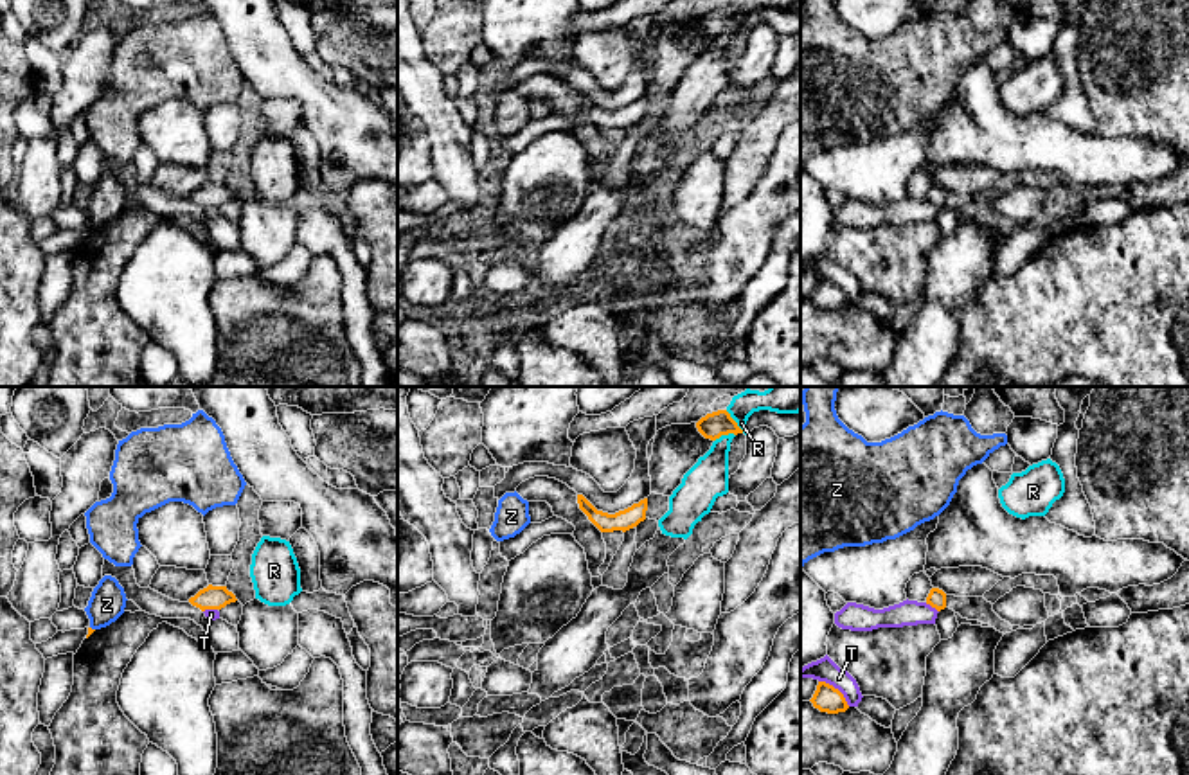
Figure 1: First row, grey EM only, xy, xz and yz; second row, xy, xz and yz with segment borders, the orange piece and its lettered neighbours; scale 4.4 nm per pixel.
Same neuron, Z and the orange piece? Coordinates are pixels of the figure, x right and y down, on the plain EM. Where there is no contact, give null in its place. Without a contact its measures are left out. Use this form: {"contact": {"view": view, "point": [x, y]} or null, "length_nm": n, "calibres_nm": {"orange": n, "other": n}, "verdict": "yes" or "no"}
{"contact": {"view": "xy", "point": [90, 225]}, "length_nm": 30, "calibres_nm": {"orange": 20, "other": 160}, "verdict": "no"}

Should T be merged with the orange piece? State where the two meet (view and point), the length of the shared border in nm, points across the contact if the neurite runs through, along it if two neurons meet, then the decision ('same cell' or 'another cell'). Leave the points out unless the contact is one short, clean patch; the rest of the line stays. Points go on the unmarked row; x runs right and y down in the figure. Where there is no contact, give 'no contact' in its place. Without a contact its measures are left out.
meets orange in yz at (837, 286); contact 180 nm long; another cell

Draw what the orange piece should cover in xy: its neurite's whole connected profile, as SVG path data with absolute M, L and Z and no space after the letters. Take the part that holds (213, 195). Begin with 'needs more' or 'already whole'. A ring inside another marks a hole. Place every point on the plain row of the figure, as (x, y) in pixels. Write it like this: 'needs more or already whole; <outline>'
already whole; M212 183L200 187L194 194L189 196L189 200L201 209L205 207L221 207L230 200L236 200L236 192L227 187L227 183Z

